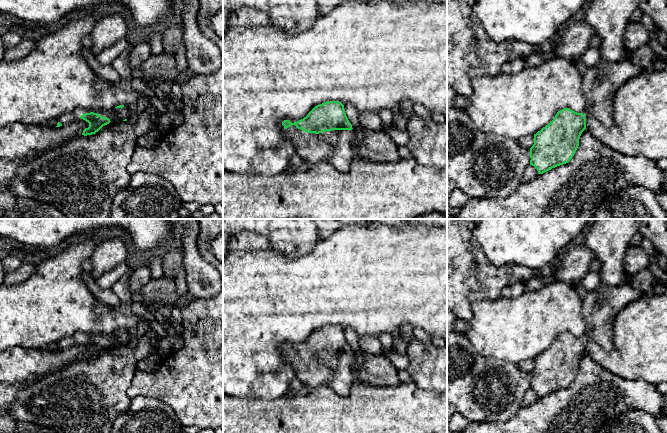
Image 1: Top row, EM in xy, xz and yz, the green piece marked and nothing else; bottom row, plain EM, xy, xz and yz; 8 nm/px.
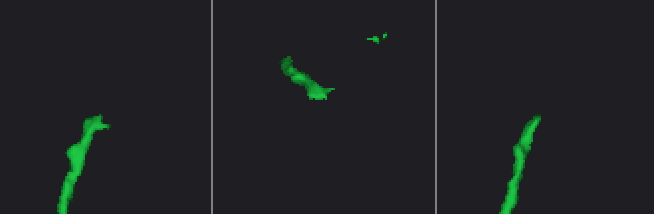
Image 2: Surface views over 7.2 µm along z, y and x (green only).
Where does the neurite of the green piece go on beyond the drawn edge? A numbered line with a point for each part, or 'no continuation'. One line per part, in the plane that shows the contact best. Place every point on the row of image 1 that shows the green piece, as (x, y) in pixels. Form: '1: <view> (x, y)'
1: xz (337, 147)

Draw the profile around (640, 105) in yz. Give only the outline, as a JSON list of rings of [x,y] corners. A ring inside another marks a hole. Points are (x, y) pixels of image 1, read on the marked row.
[[[648,69],[624,83],[614,94],[614,122],[610,128],[605,127],[593,117],[586,118],[586,129],[603,145],[631,156],[645,156],[658,161],[667,158],[667,70]]]

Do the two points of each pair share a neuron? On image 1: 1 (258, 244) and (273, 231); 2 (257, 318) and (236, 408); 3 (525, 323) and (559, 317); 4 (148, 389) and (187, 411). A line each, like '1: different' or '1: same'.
1: different
2: different
3: same
4: same

